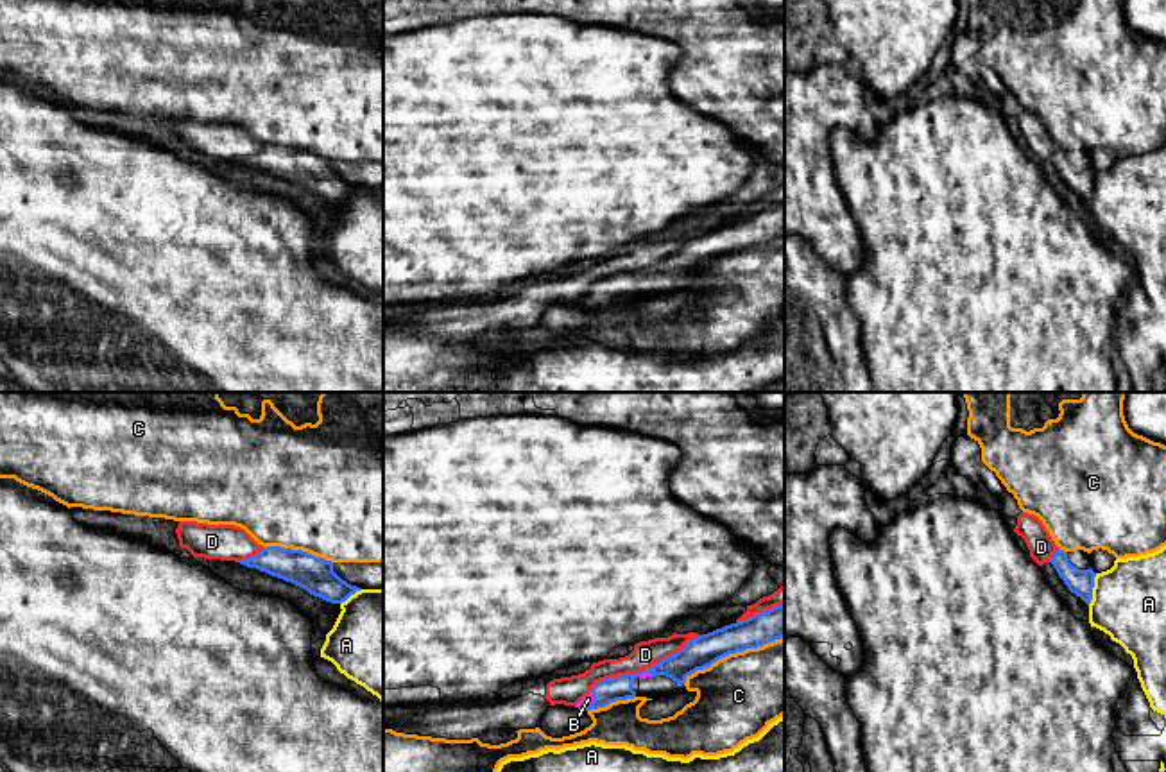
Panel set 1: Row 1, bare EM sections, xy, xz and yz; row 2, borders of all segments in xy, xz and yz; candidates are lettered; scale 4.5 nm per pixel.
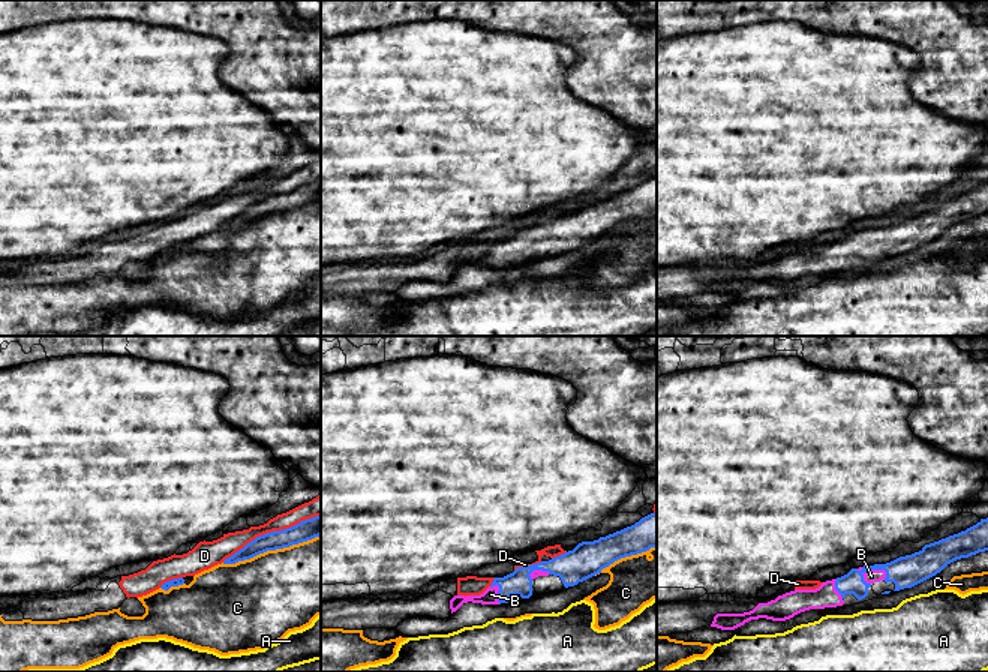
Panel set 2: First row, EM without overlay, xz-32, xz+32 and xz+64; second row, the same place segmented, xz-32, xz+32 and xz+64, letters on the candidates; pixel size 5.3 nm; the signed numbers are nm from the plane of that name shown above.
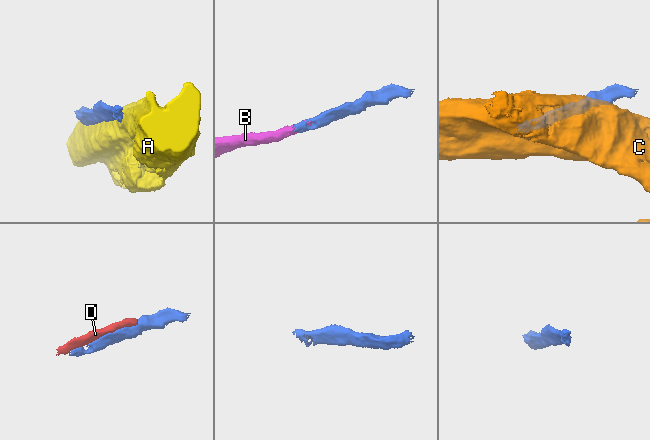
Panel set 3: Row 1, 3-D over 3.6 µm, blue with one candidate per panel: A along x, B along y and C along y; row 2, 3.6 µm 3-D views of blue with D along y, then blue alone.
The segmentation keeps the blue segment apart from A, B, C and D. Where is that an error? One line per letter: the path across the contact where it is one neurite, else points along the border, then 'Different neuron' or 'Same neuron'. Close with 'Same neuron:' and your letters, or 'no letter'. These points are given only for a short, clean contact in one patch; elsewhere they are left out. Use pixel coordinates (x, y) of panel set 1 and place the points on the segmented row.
A: Different neuron
B: Path across: xz (617, 688), (604, 692), (593, 701), (588, 699). Same neuron
C: Different neuron
D: Different neuron
Same neuron: B

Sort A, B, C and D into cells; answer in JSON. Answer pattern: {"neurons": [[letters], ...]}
{"neurons": [["A"], ["B"], ["C"], ["D"]]}

